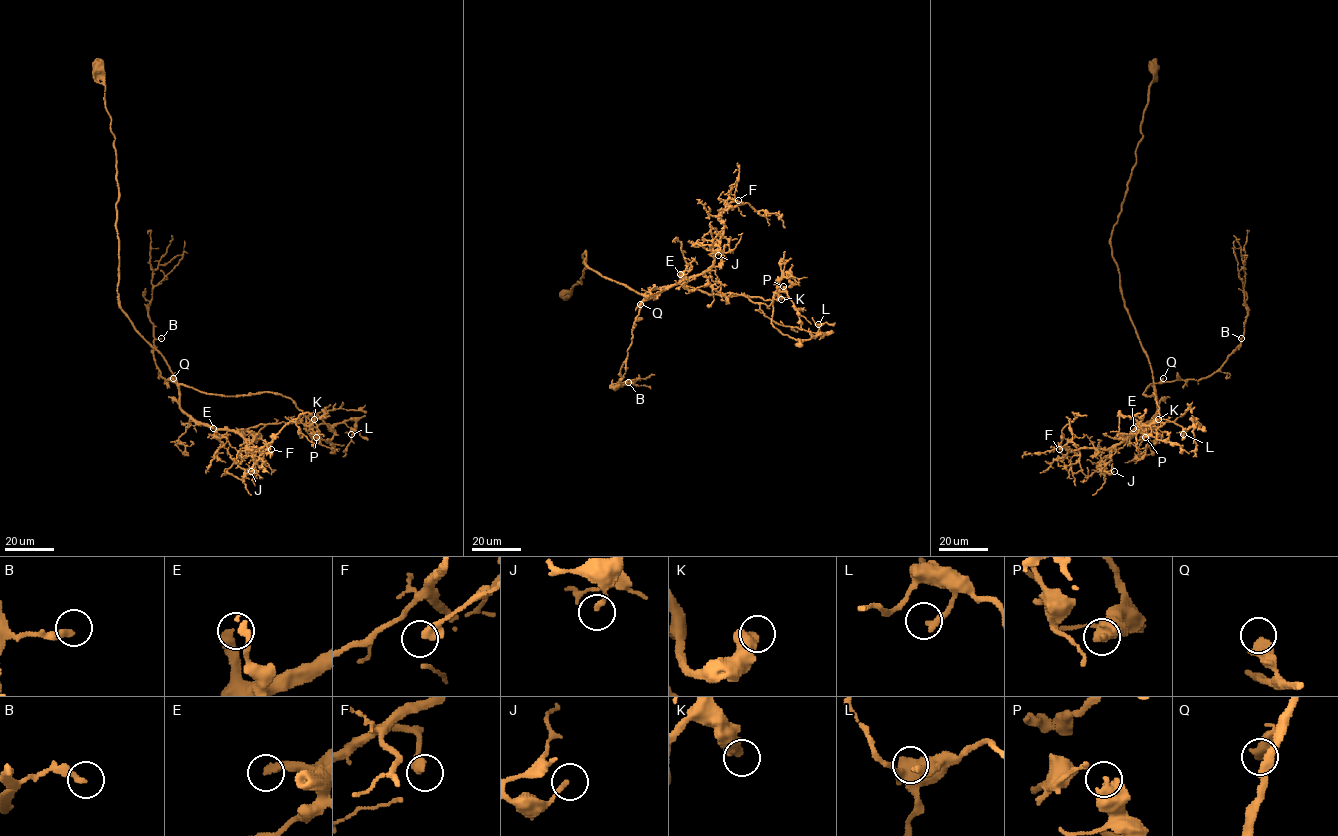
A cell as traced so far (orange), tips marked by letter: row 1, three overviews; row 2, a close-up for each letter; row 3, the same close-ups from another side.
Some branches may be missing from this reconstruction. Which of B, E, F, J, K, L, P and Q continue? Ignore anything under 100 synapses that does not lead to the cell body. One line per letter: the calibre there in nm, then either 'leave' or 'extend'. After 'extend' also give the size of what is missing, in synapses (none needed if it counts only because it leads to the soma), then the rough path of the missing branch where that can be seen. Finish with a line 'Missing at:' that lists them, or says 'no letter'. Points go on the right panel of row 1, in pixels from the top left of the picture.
B: 280 nm | leave
E: 320 nm | extend | 300 syn | (1133, 428), (1121, 429), (1124, 454), (1113, 472), (1118, 478), (1119, 487)
F: 380 nm | leave
J: 190 nm | leave
K: 550 nm | leave
L: 280 nm | leave
P: 600 nm | leave
Q: 460 nm | leave
Missing at: E

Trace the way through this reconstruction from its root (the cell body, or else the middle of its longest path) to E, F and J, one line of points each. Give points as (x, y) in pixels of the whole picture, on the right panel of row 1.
E: (1153, 66), (1143, 137), (1110, 239), (1124, 307), (1148, 357), (1155, 389), (1157, 411), (1133, 428)
F: (1153, 66), (1143, 137), (1110, 245), (1124, 307), (1151, 369), (1157, 411), (1107, 449), (1059, 449)
J: (1153, 66), (1143, 137), (1110, 245), (1124, 307), (1151, 369), (1157, 411), (1100, 464), (1108, 473), (1114, 471)

